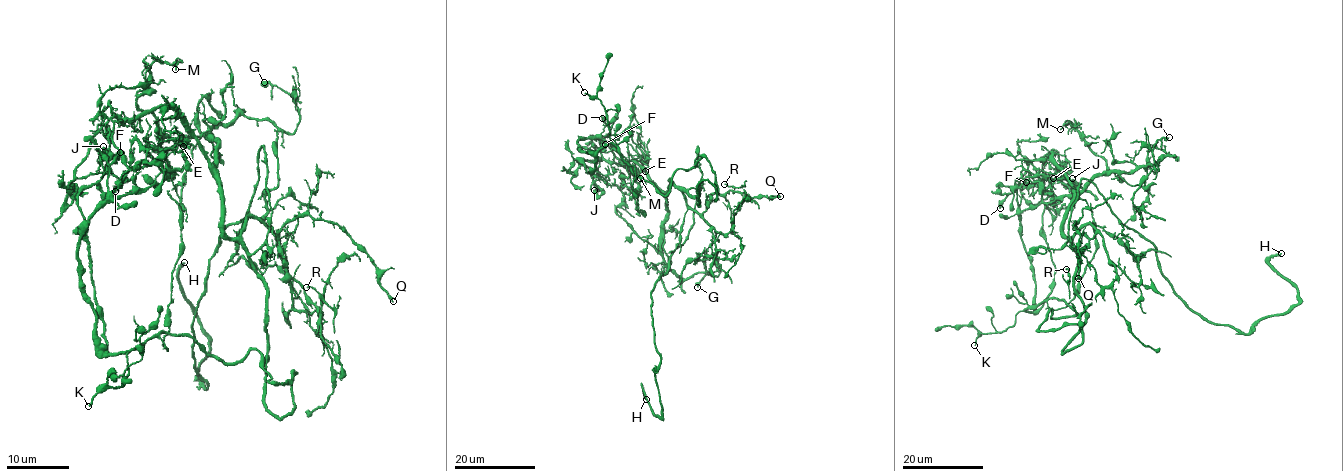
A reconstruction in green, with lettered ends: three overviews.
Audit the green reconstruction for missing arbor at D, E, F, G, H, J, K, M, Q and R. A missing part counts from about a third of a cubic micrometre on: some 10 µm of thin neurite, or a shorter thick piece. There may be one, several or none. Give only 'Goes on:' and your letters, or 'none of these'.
Goes on: H, K

